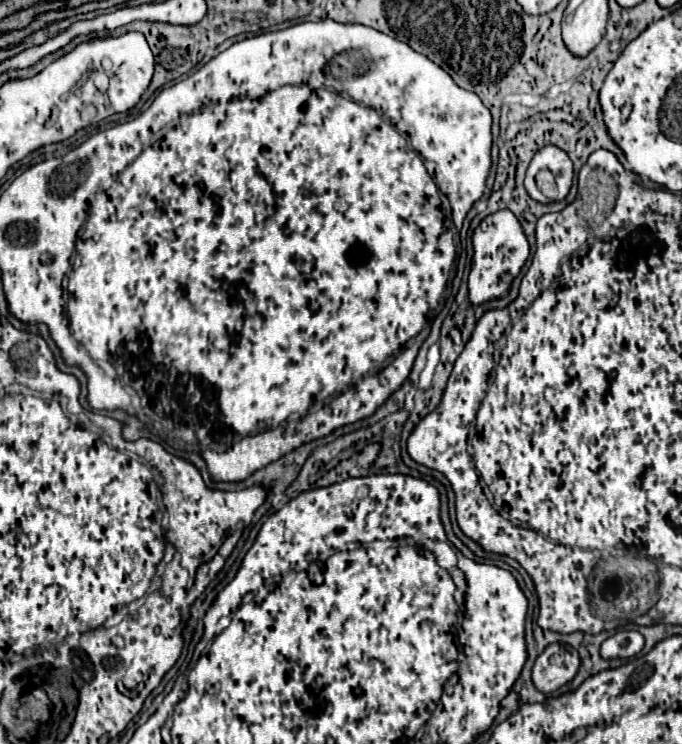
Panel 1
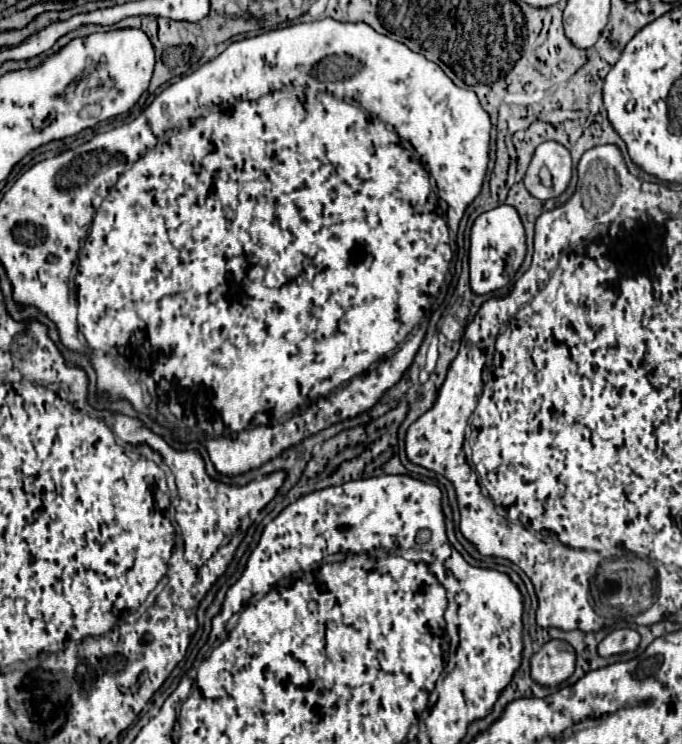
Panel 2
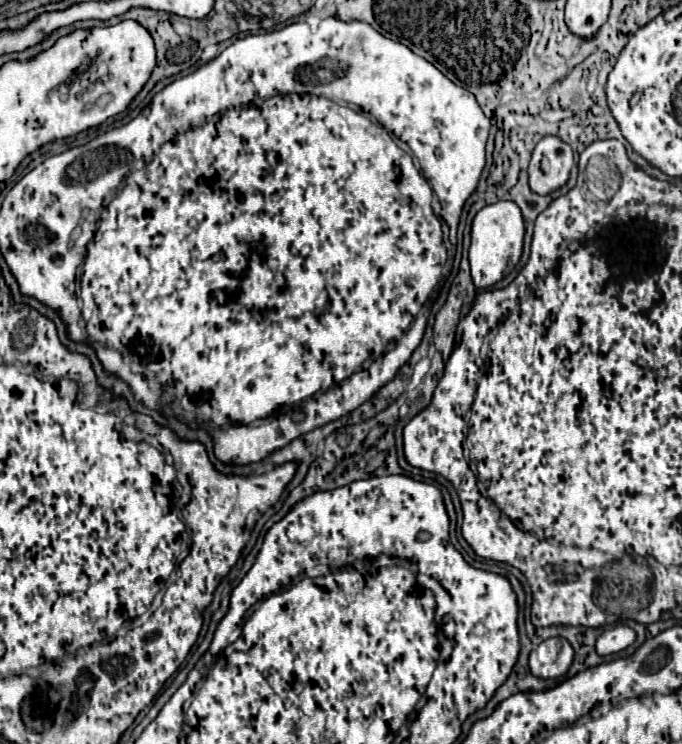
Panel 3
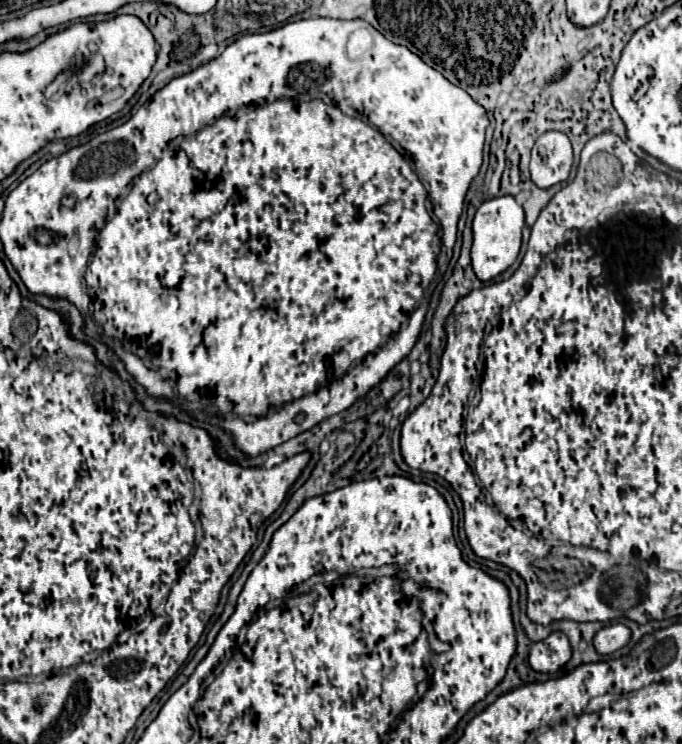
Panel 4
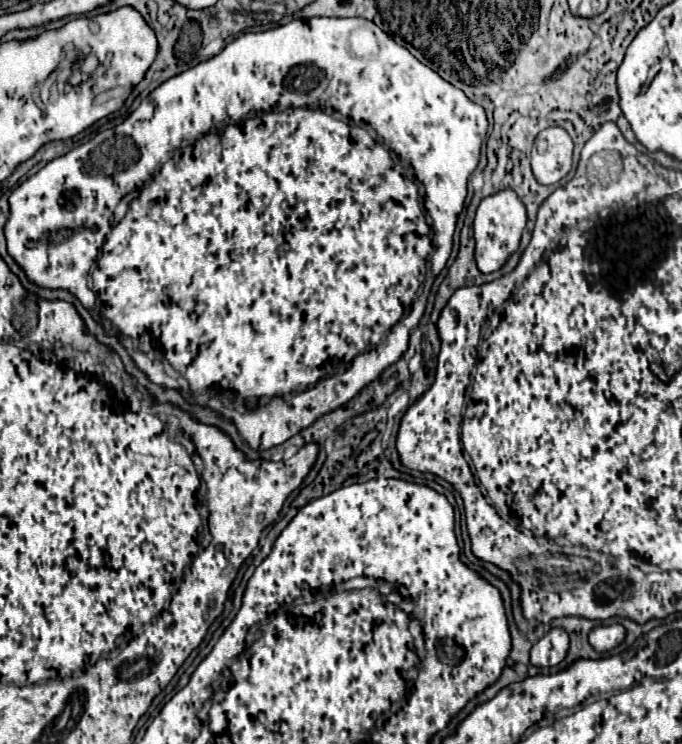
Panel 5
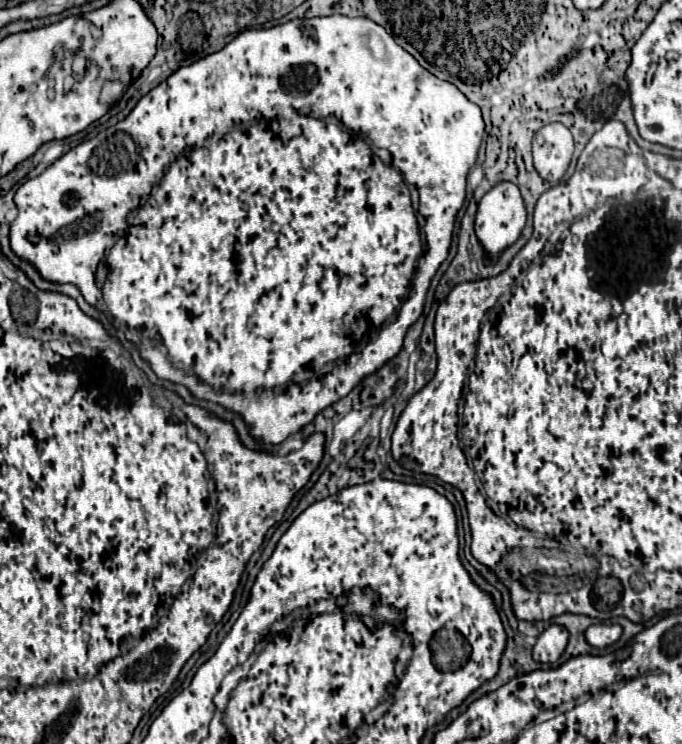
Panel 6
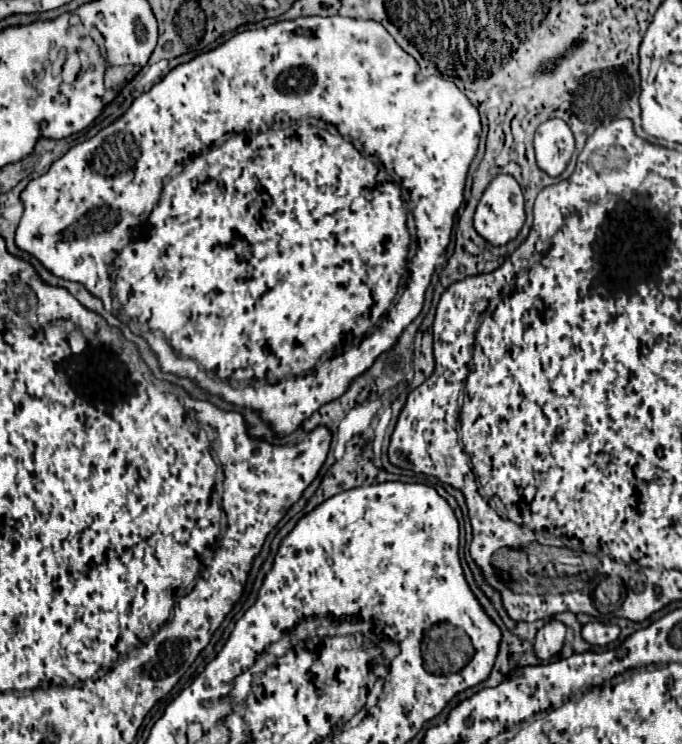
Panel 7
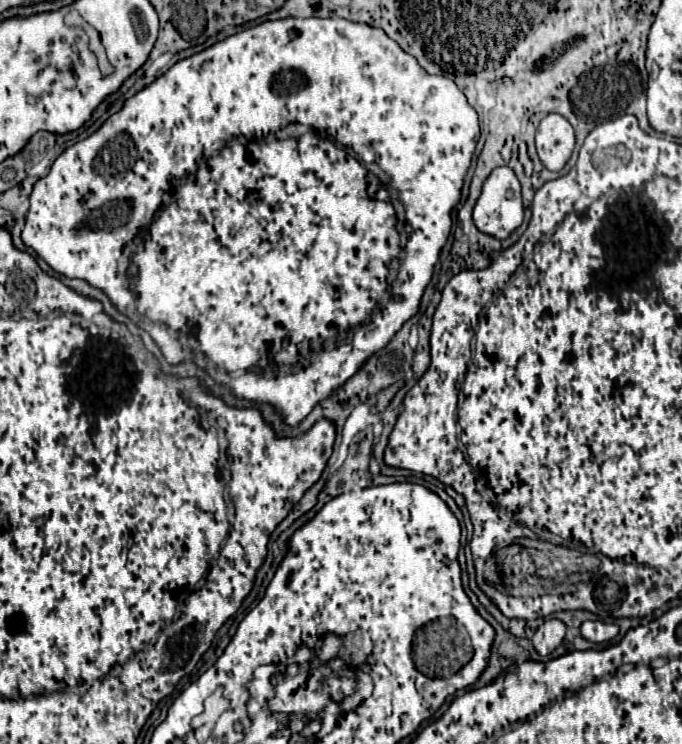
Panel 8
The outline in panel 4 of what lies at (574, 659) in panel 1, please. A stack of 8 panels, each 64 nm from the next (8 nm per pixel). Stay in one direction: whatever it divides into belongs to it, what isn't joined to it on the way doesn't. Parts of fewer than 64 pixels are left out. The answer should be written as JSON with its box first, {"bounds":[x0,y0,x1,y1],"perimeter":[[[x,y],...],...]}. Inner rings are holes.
{"bounds":[530,632,572,674],"perimeter":[[[552,632],[546,640],[536,642],[530,650],[530,666],[536,672],[542,674],[552,674],[558,672],[572,656],[570,642],[566,634],[562,632]]]}

